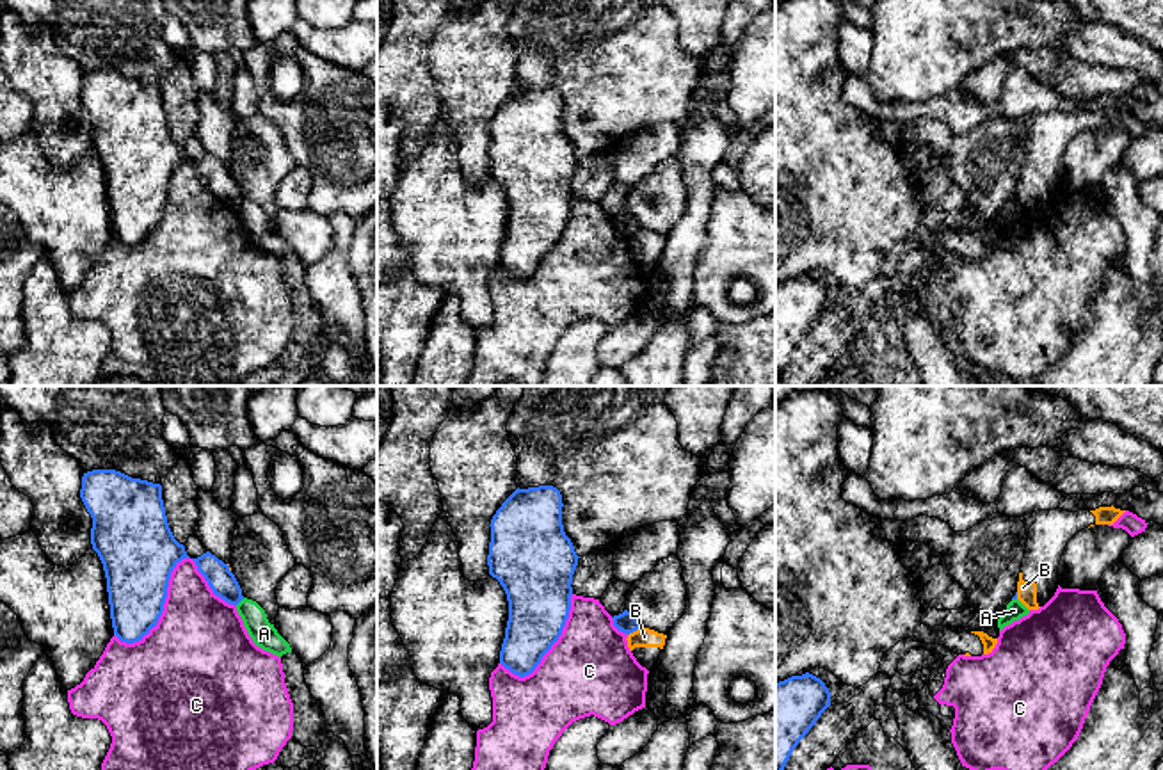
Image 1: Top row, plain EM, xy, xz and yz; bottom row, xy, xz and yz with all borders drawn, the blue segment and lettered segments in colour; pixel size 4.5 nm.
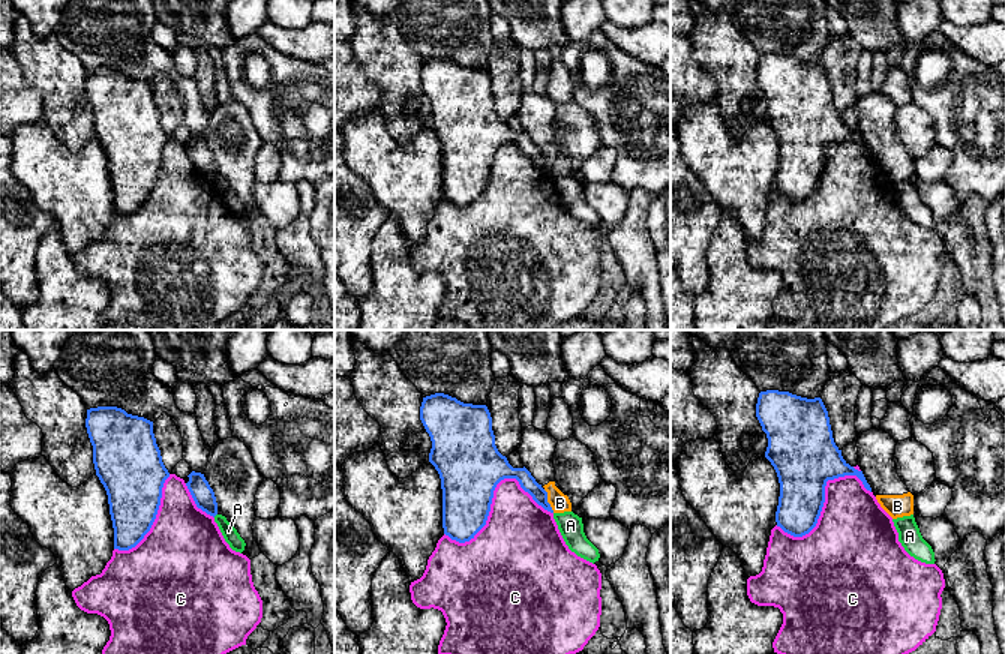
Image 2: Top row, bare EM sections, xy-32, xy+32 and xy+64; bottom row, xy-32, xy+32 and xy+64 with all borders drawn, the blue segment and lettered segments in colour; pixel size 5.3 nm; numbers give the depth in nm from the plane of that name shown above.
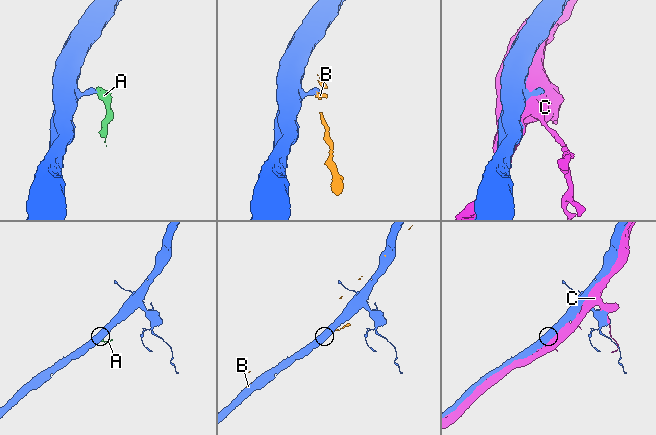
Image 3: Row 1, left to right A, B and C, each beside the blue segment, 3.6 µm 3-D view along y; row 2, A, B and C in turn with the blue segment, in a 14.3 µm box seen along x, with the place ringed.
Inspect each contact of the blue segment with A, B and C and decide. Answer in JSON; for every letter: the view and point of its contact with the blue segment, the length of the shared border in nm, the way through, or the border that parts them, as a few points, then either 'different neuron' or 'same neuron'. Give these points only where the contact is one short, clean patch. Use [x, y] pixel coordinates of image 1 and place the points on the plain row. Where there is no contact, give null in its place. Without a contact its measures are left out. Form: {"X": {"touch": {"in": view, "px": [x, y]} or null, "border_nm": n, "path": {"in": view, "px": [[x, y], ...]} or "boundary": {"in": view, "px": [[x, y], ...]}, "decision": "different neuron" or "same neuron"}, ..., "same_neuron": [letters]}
{"A": {"touch": {"in": "xy", "px": [239, 203]}, "border_nm": 60, "boundary": {"in": "xy", "px": [[244, 200], [235, 207]]}, "decision": "different neuron"}, "B": {"touch": {"in": "xz", "px": [633, 232]}, "border_nm": 80, "decision": "different neuron"}, "C": {"touch": {"in": "xy", "px": [168, 182]}, "border_nm": 550, "decision": "different neuron"}, "same_neuron": []}

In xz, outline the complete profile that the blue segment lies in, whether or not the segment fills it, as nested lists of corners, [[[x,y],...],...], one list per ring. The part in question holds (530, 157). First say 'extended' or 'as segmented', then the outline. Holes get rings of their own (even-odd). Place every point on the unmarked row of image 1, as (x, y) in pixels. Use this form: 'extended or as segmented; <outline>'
as segmented; [[[553,87],[516,91],[491,121],[489,176],[500,183],[509,203],[509,222],[500,265],[525,279],[562,237],[571,212],[573,176],[578,156],[562,126],[562,96]]]

